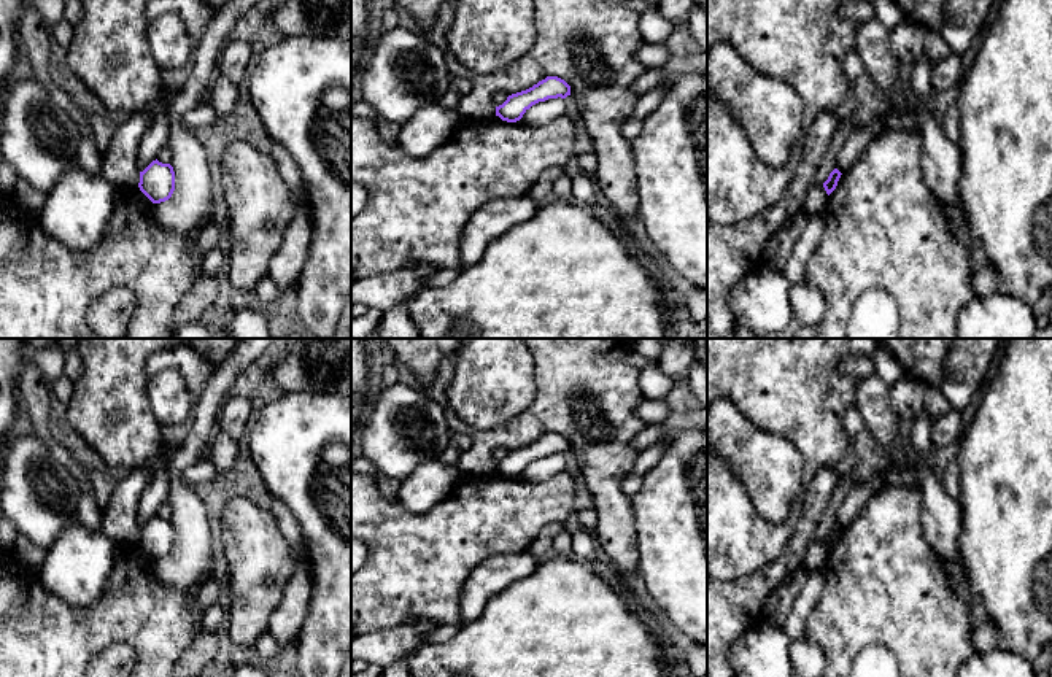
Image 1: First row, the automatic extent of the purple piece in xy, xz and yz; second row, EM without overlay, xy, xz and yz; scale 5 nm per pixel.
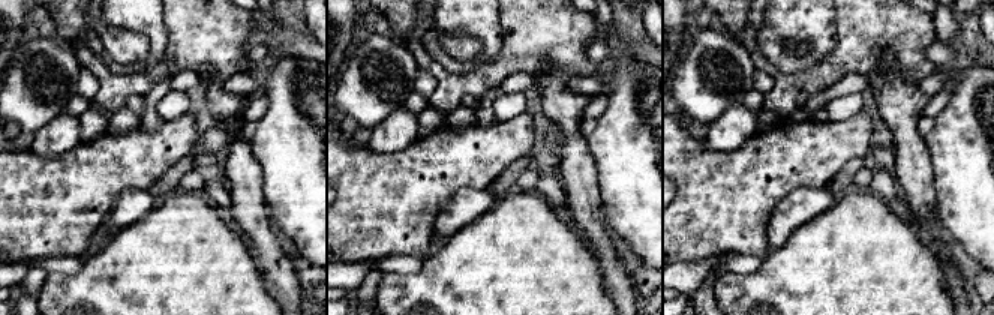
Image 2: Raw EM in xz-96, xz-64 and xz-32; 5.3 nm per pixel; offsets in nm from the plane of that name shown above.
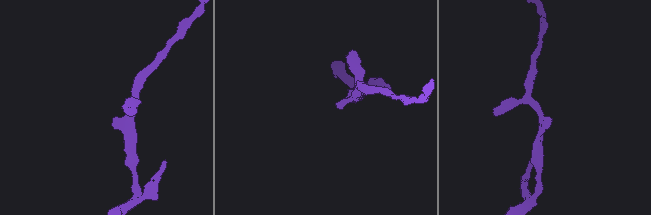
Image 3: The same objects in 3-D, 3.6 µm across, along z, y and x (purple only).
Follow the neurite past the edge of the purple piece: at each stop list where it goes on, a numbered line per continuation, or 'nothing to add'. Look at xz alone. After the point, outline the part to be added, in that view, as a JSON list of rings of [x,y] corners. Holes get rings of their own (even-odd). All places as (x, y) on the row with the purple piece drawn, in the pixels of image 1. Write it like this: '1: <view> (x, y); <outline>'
nothing to add

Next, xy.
nothing to add

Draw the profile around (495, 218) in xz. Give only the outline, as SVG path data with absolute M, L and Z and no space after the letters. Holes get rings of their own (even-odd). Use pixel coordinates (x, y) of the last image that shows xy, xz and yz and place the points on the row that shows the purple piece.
M528 194L516 199L494 199L472 215L459 242L461 269L482 259L488 245L513 229L520 222L529 221L539 205Z

